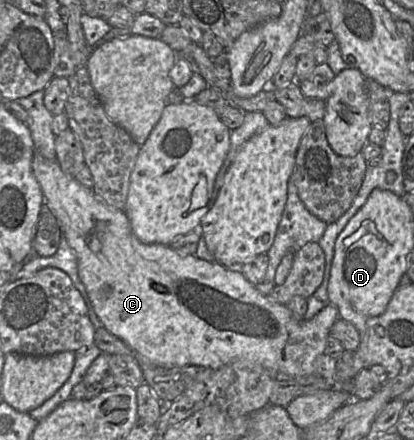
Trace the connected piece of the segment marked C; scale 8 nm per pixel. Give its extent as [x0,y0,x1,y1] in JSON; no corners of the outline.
[32,152,339,377]

